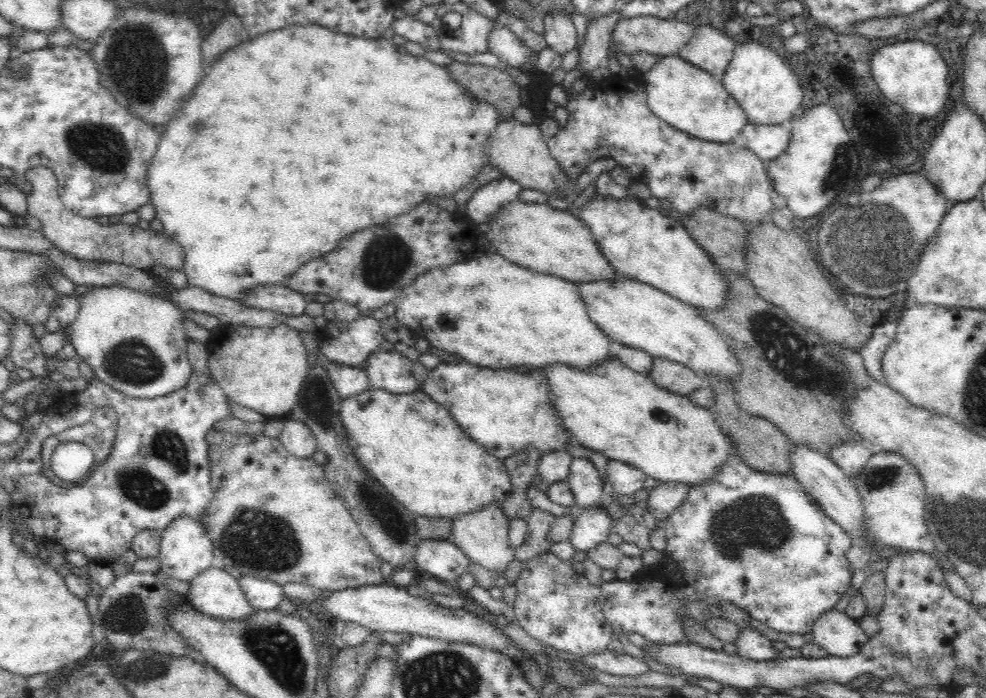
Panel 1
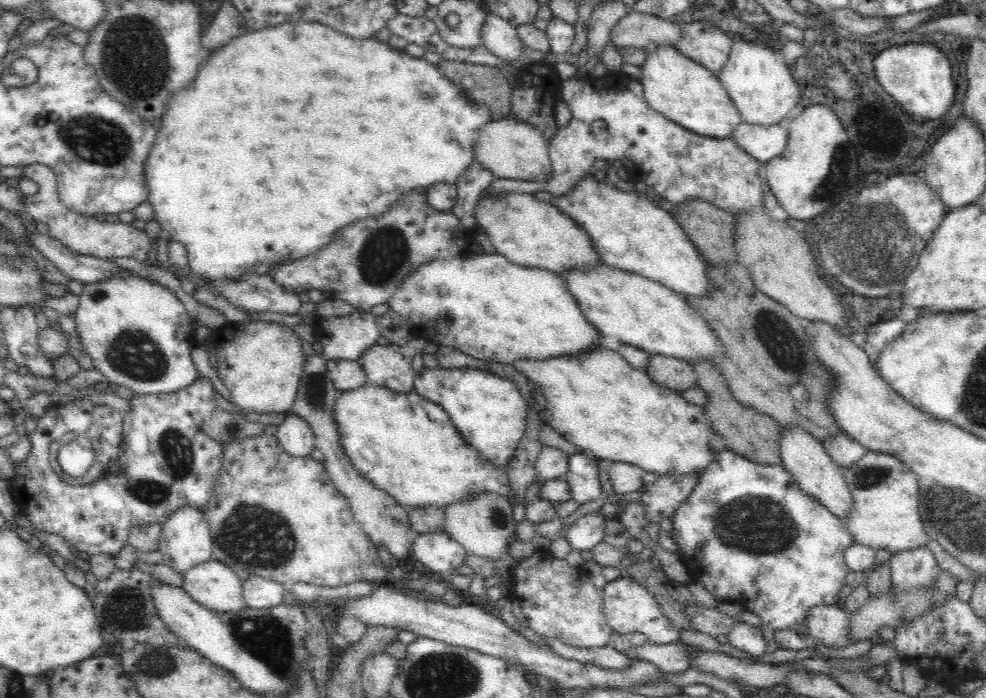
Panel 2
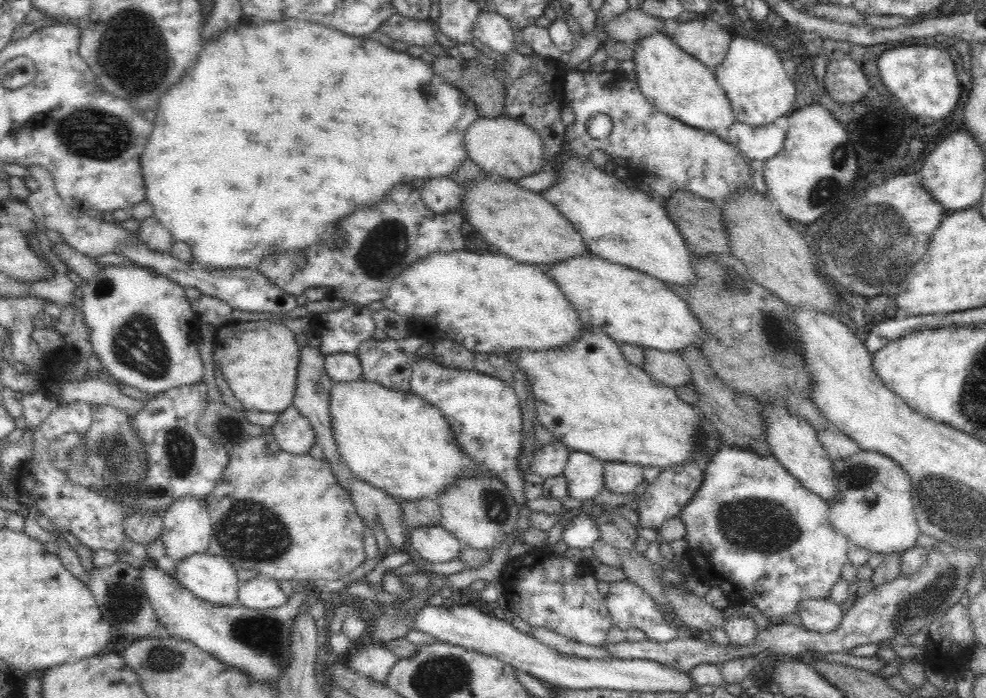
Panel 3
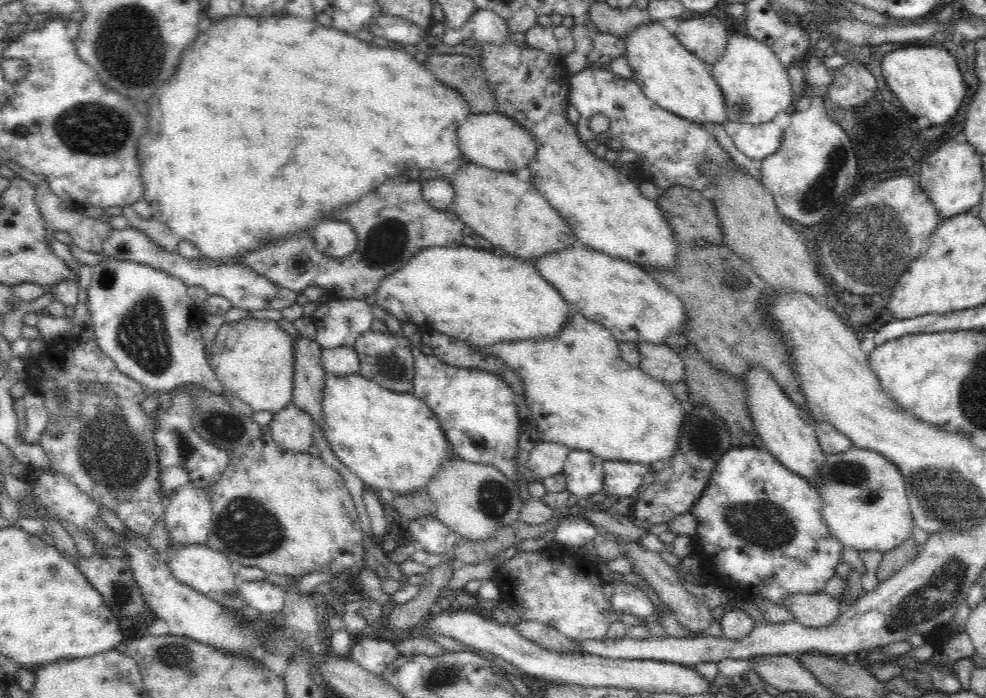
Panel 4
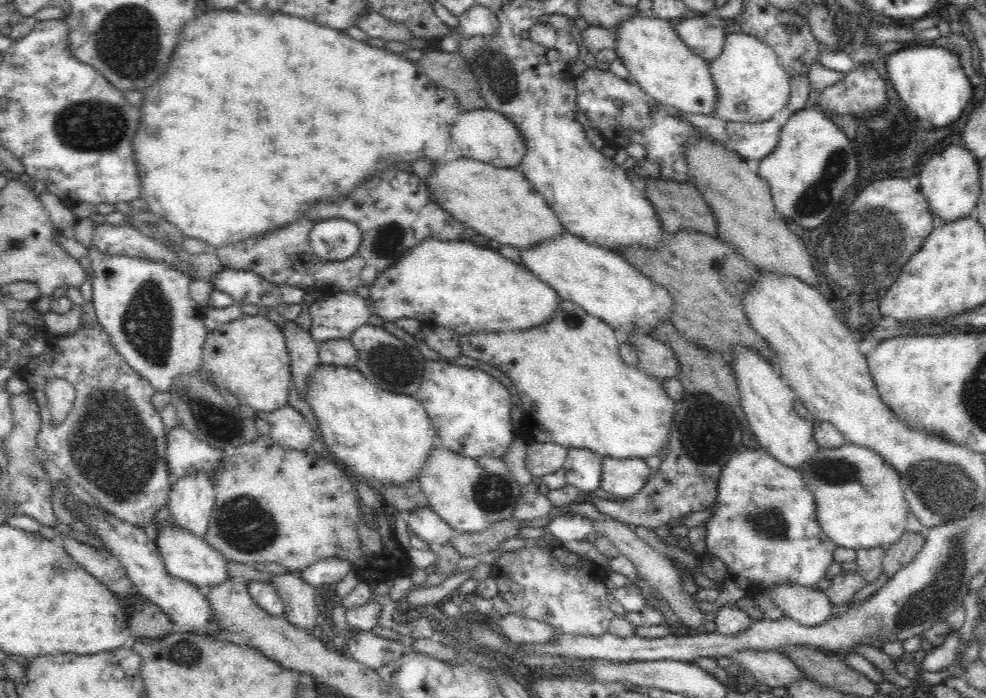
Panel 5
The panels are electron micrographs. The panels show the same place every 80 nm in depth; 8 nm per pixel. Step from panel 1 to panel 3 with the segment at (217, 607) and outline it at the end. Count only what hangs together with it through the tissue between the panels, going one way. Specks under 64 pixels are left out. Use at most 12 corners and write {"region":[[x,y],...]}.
{"region":[[190,555],[175,580],[215,606],[234,606],[242,582],[224,557]]}

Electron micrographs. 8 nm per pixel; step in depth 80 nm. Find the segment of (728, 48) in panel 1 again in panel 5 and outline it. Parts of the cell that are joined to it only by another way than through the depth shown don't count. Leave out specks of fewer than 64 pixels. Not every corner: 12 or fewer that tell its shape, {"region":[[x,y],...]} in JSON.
{"region":[[688,14],[675,31],[709,63],[725,43],[718,16]]}

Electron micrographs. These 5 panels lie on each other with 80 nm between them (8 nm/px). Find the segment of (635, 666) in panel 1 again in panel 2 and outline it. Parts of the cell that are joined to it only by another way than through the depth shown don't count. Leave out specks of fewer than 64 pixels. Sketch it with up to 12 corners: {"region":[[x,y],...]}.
{"region":[[556,638],[548,647],[566,660],[623,671],[634,658],[608,646],[575,648]]}

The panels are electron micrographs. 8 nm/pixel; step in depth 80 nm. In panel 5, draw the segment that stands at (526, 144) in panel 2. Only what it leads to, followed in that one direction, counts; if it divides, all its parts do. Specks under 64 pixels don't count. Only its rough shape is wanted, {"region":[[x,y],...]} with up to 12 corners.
{"region":[[462,111],[451,129],[462,156],[517,167],[528,147],[500,112]]}

